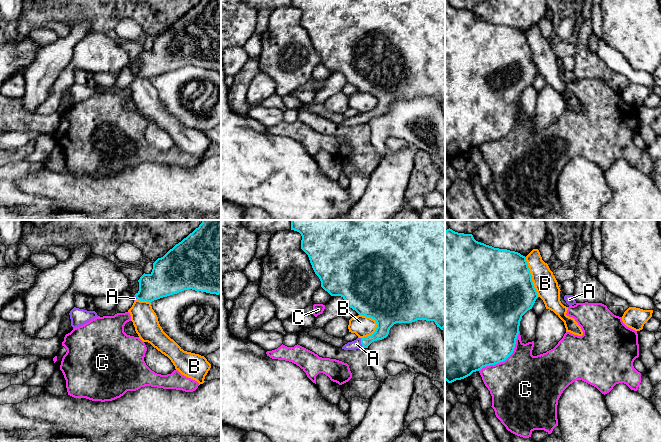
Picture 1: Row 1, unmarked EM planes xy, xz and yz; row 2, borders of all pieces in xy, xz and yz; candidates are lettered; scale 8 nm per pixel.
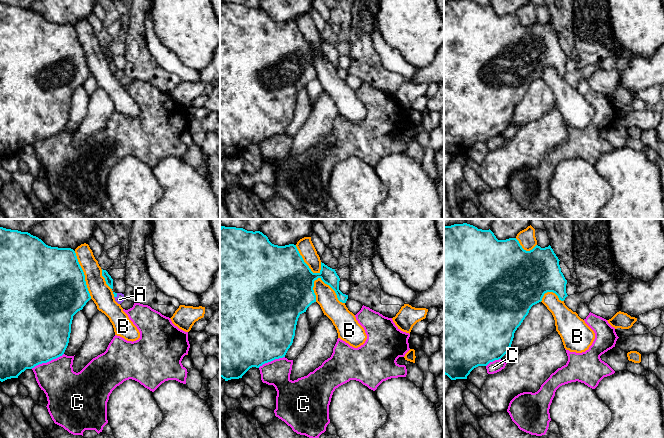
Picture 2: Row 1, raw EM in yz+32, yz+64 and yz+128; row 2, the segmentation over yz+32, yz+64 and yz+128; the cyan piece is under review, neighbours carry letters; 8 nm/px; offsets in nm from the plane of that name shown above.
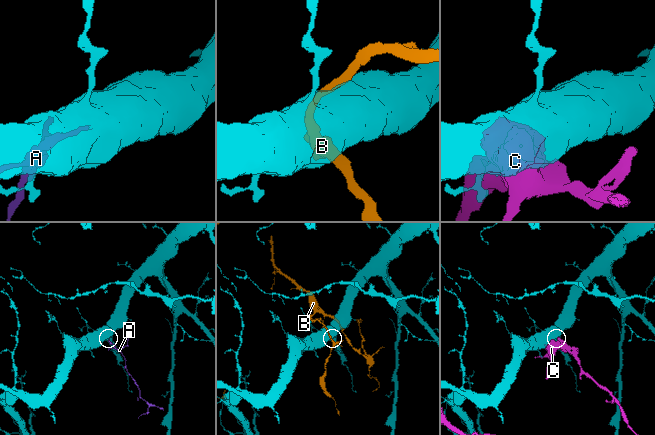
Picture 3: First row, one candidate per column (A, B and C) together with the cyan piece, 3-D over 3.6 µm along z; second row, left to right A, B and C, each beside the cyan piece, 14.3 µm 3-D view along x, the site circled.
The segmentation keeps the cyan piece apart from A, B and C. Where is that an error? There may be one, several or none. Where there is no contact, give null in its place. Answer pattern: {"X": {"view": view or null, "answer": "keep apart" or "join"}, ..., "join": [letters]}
{"A": {"view": "xz", "answer": "join"}, "B": {"view": "xz", "answer": "keep apart"}, "C": {"view": "yz", "answer": "keep apart"}, "join": ["A"]}

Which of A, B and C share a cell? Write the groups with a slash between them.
A / B / C

